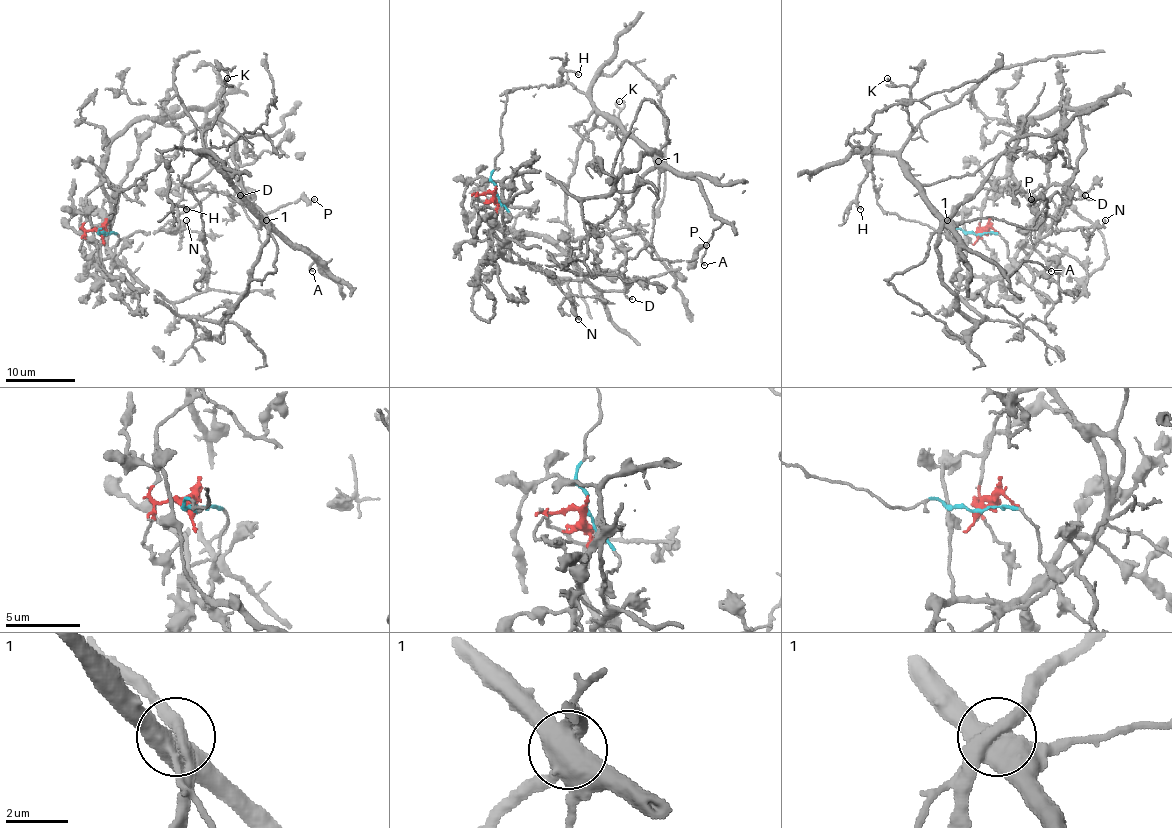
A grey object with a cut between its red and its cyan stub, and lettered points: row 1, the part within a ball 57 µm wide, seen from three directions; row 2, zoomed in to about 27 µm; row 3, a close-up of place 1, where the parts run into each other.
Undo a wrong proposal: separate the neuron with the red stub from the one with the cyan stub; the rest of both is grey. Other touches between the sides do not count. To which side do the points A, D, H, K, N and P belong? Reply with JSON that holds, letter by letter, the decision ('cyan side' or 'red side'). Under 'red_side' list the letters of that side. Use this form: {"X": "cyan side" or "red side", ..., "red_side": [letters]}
{"A": "cyan side", "D": "red side", "H": "cyan side", "K": "cyan side", "N": "red side", "P": "cyan side", "red_side": ["D", "N"]}

